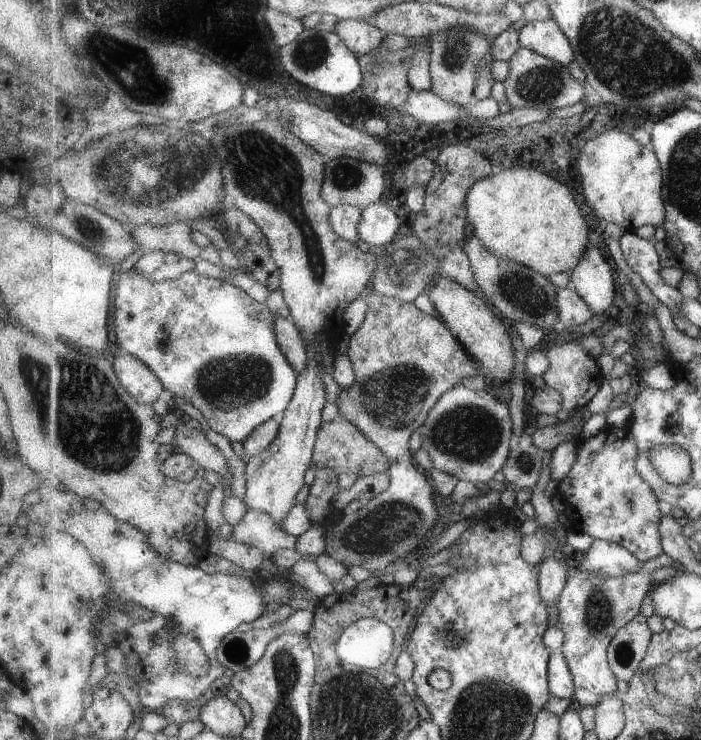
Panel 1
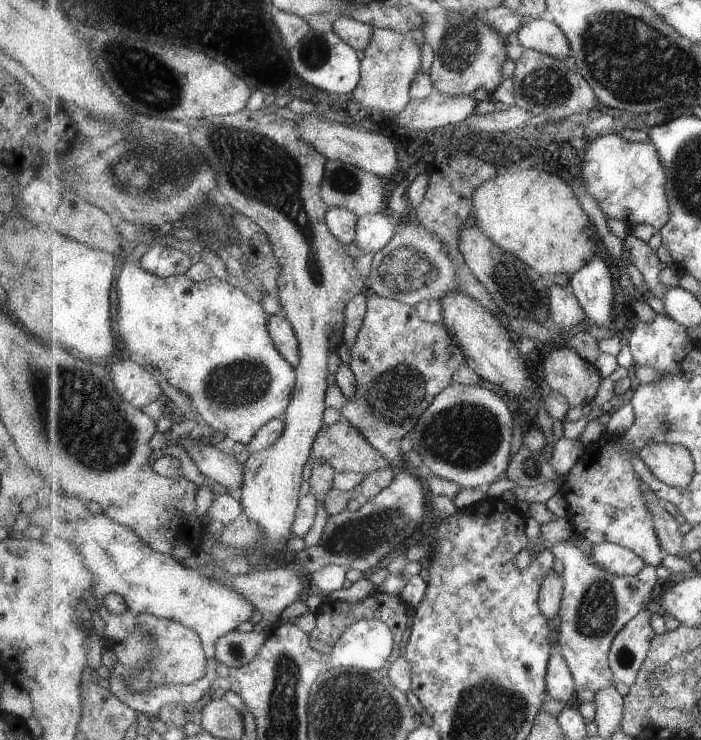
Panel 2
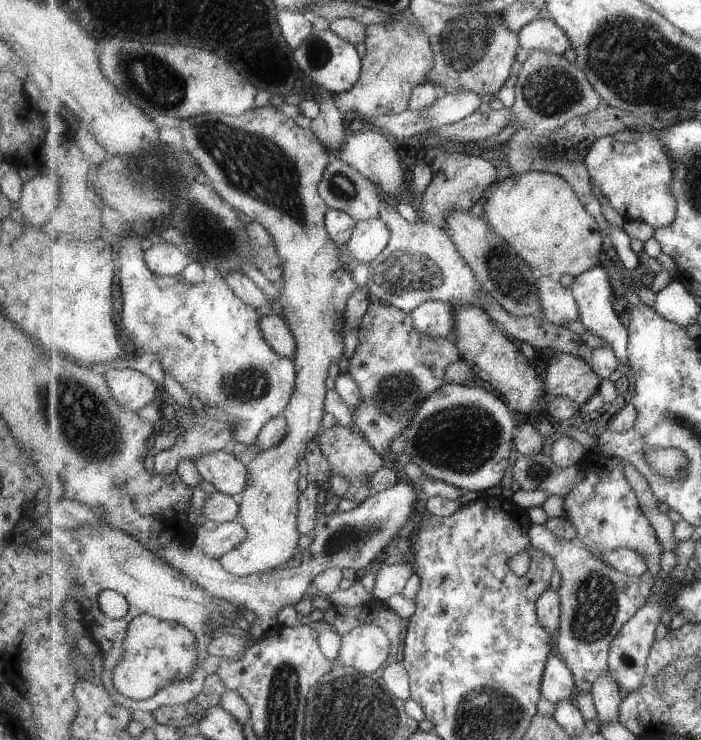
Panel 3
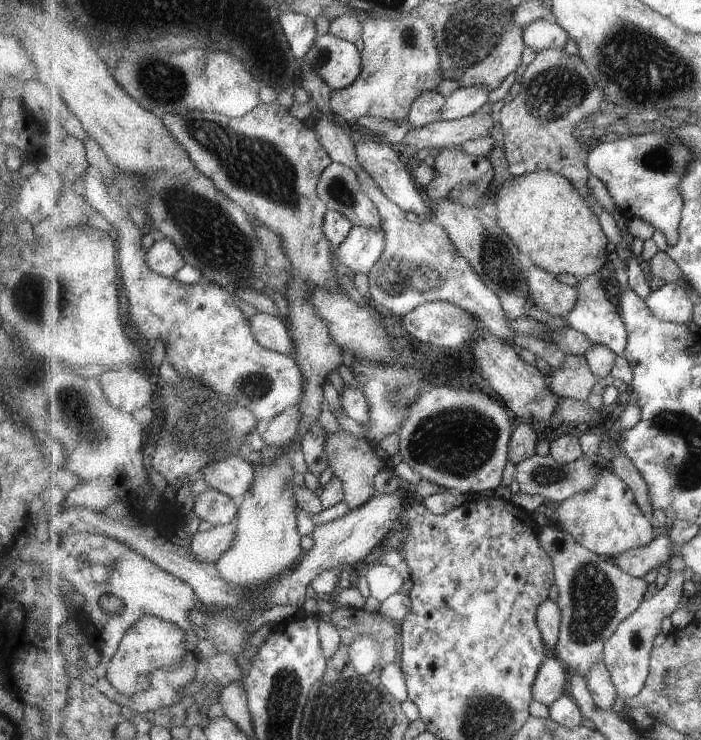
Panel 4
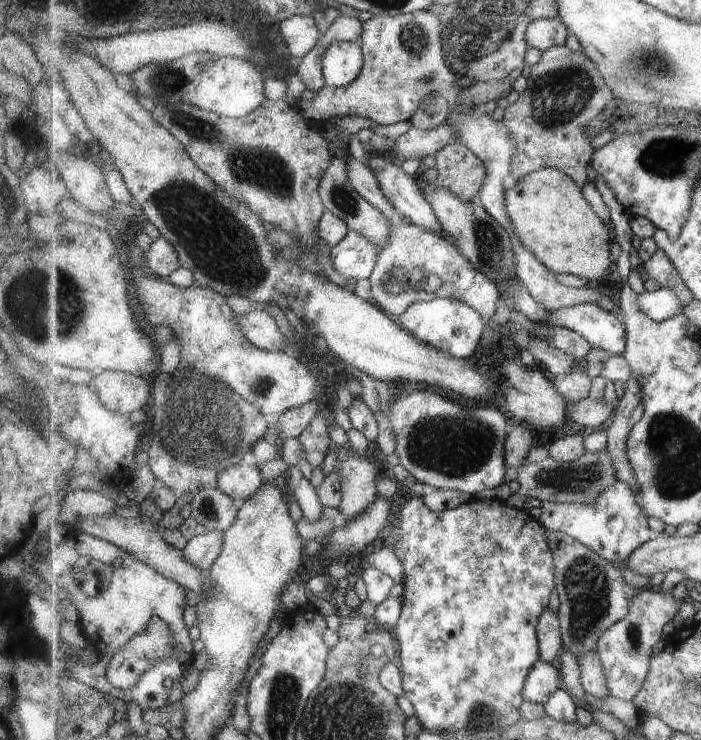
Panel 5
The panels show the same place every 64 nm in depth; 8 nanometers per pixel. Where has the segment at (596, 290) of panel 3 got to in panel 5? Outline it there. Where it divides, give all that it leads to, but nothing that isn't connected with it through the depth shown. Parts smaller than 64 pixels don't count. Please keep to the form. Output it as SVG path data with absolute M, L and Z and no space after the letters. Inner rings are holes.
M595 302L550 310L543 324L567 327L611 355L623 355L628 344L621 320Z

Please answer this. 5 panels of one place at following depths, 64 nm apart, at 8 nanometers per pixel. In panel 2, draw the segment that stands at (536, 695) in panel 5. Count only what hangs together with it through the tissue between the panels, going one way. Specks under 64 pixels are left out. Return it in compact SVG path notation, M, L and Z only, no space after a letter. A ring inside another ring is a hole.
M552 655L548 663L548 697L557 701L572 700L576 693L576 683L562 655Z

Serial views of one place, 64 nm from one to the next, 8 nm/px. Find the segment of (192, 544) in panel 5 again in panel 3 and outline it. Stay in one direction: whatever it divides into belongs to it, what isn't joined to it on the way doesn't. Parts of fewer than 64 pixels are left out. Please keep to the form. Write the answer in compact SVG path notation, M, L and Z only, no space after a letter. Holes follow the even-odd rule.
M238 518L235 521L217 524L215 530L199 528L192 544L206 556L220 560L239 546L245 536L245 528Z

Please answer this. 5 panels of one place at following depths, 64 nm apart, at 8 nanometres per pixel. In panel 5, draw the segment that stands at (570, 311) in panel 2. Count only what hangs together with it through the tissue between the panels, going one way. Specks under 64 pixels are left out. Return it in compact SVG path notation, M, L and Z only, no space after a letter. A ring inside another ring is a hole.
M427 9L419 10L415 14L403 13L401 16L375 15L364 22L364 31L361 35L362 49L364 52L364 67L361 74L345 87L332 87L325 85L325 90L321 94L307 101L298 102L296 107L305 117L305 120L325 125L329 118L333 116L358 116L369 118L373 122L381 125L397 124L403 120L410 121L413 114L417 112L419 104L431 96L431 94L441 94L449 102L449 116L444 124L451 126L455 132L459 132L460 142L467 145L470 150L477 154L487 166L489 176L487 182L478 194L479 205L511 234L515 242L515 252L517 258L514 272L518 275L533 298L542 304L548 311L558 308L571 308L578 304L589 304L595 302L599 306L613 312L621 323L624 323L621 310L612 305L610 299L605 294L600 294L597 289L587 286L572 288L559 284L555 279L555 273L551 272L544 264L525 248L519 241L519 234L509 218L507 208L507 178L512 174L513 156L517 150L517 140L513 138L513 132L509 130L503 121L493 120L489 114L484 114L481 108L471 108L465 110L461 106L462 88L453 86L452 80L457 77L453 74L453 69L449 68L448 59L445 56L443 40L441 40L441 20L433 16Z

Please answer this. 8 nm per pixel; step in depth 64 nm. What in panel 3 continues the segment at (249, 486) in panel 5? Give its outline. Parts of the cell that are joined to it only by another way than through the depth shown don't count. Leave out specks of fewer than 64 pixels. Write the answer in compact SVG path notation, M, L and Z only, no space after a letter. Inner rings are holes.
M218 451L198 459L197 471L202 480L211 483L217 491L234 497L247 489L249 470L238 456Z

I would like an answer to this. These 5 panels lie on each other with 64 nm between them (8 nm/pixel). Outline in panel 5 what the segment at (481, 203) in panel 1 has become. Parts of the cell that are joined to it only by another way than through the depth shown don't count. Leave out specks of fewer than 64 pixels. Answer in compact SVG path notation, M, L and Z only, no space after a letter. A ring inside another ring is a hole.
M542 168L517 181L506 197L509 218L519 241L551 272L573 274L586 281L597 281L607 274L615 262L611 258L612 234L585 200L581 185L572 176L556 168Z

